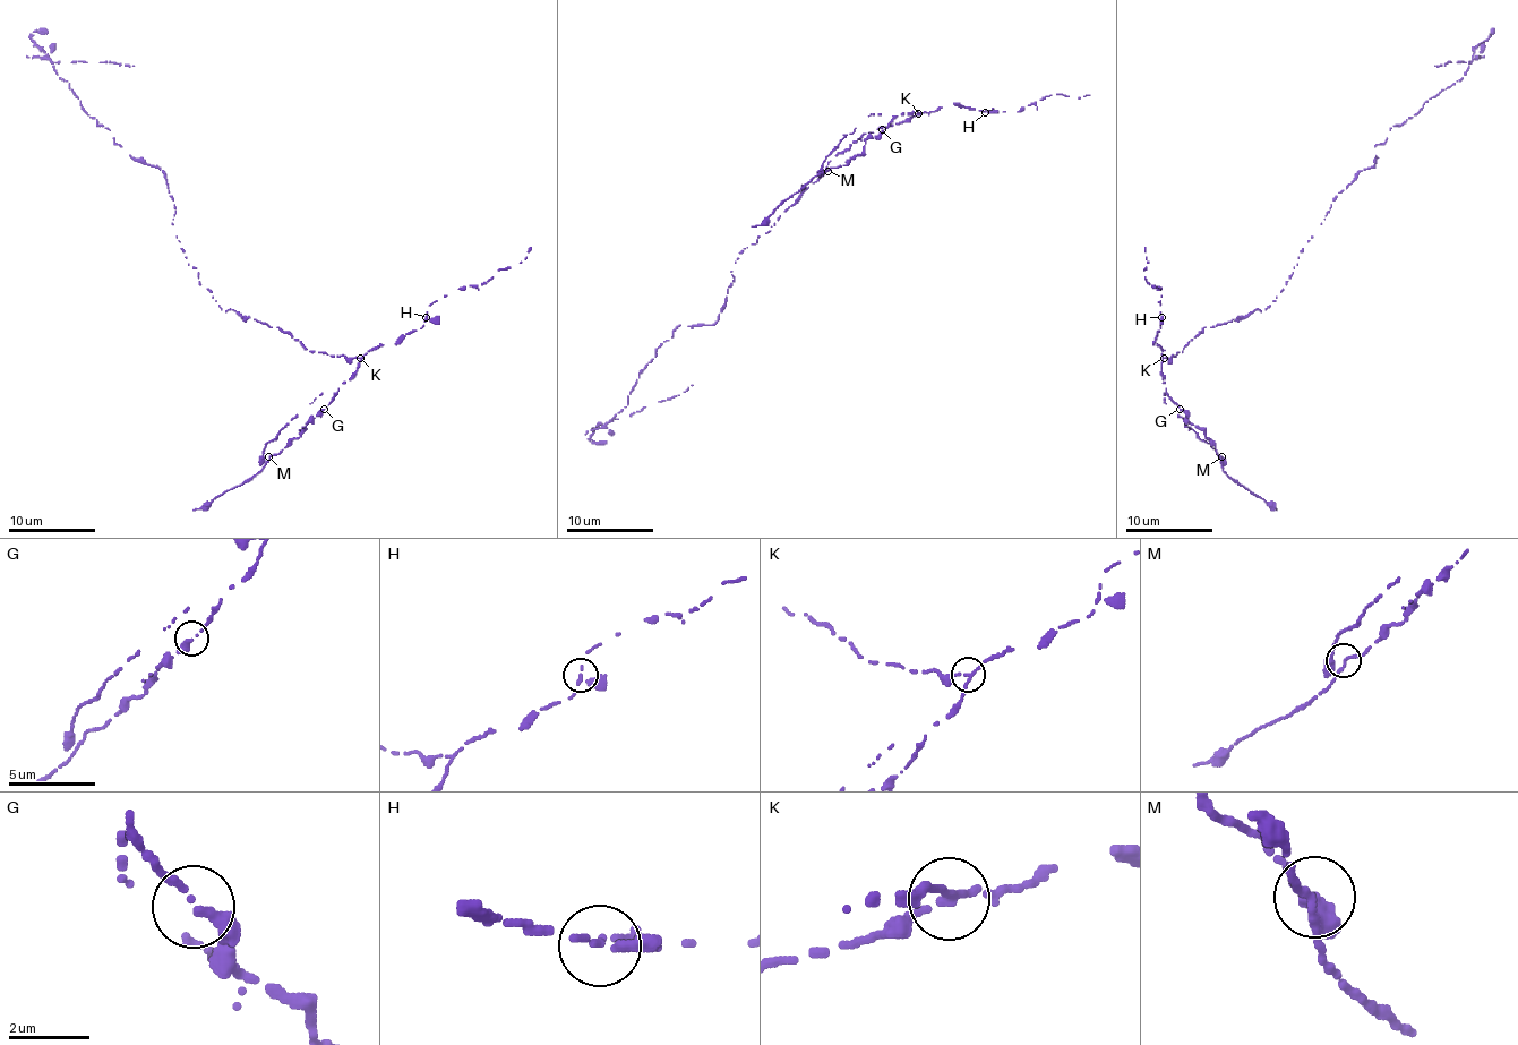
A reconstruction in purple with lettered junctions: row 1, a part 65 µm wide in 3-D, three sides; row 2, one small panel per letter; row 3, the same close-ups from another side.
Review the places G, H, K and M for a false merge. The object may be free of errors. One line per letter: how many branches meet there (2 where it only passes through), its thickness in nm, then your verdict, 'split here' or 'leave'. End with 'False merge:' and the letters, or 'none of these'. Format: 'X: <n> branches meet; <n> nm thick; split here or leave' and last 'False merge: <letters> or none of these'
G: 2 branches meet; 240 nm thick; leave
H: 3 branches meet; 140 nm thick; leave
K: 3 branches meet; 160 nm thick; split here
M: 3 branches meet; 150 nm thick; leave
False merge: K

